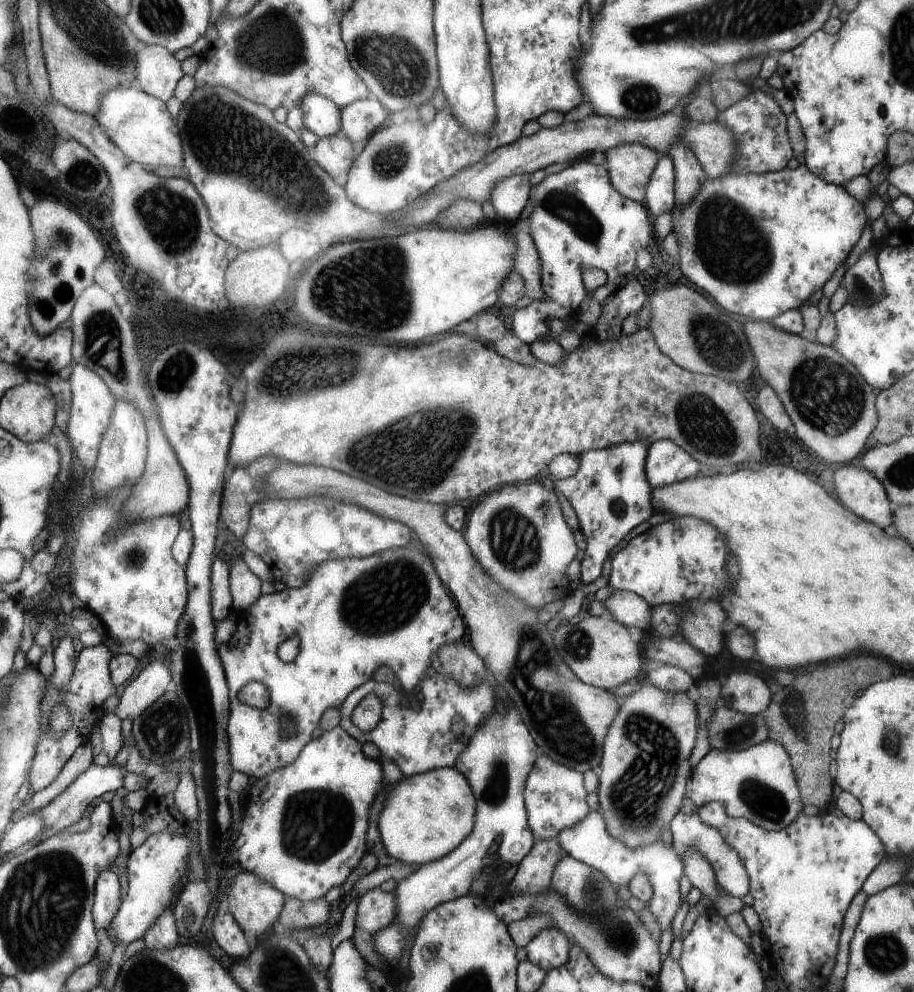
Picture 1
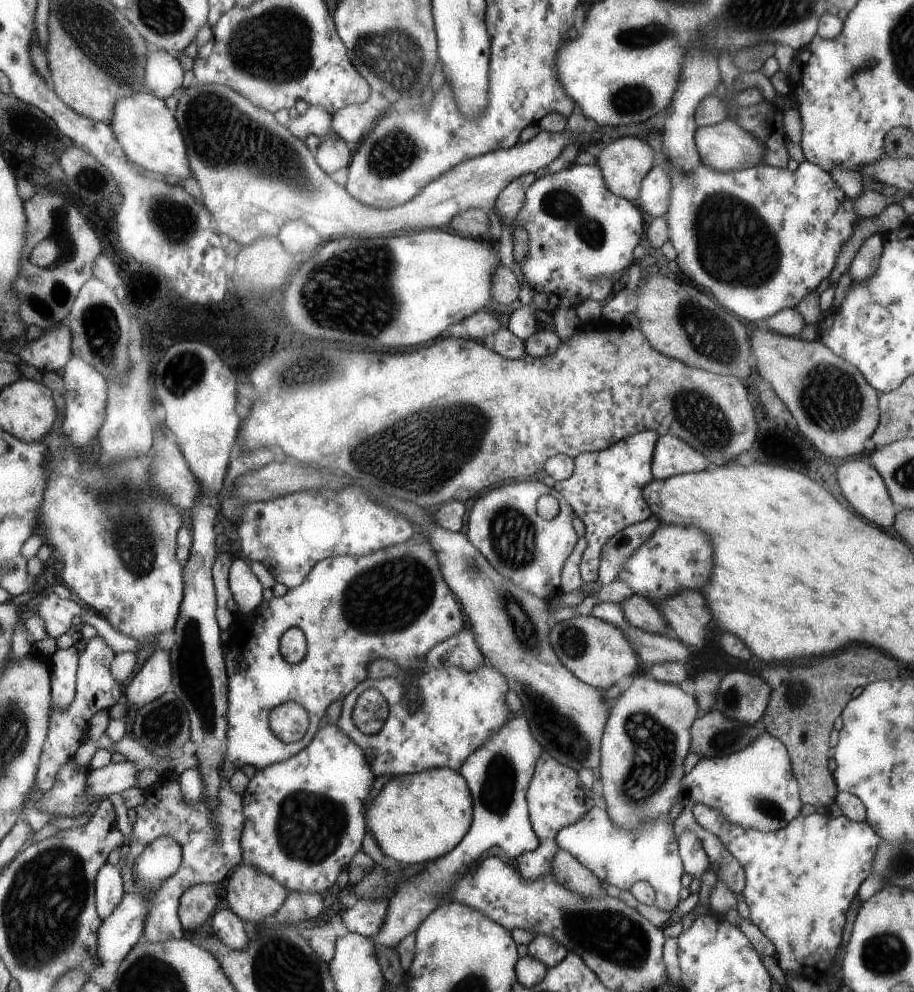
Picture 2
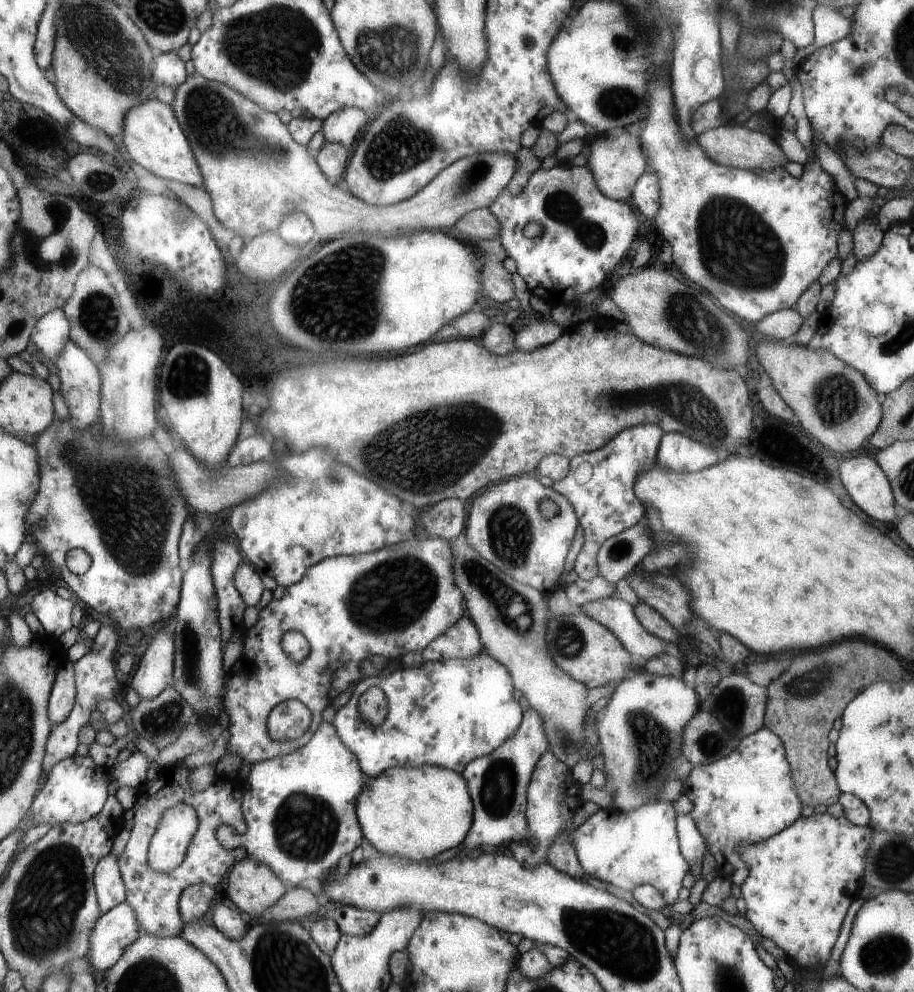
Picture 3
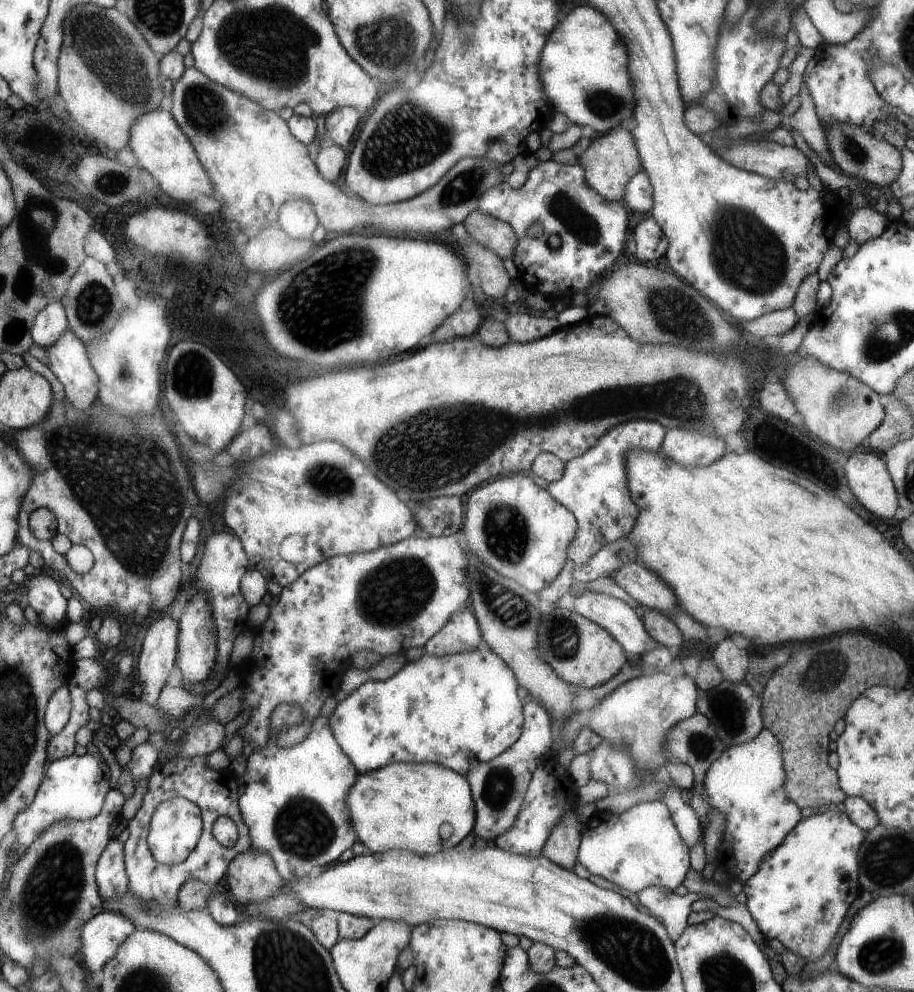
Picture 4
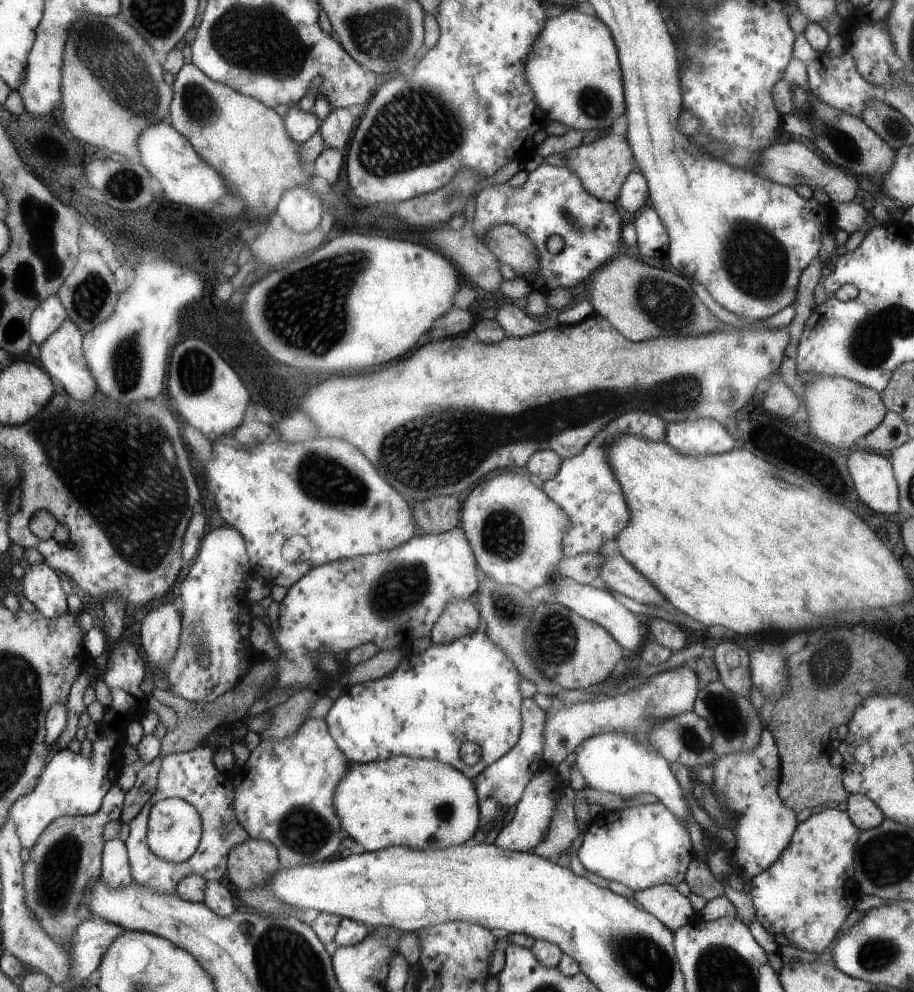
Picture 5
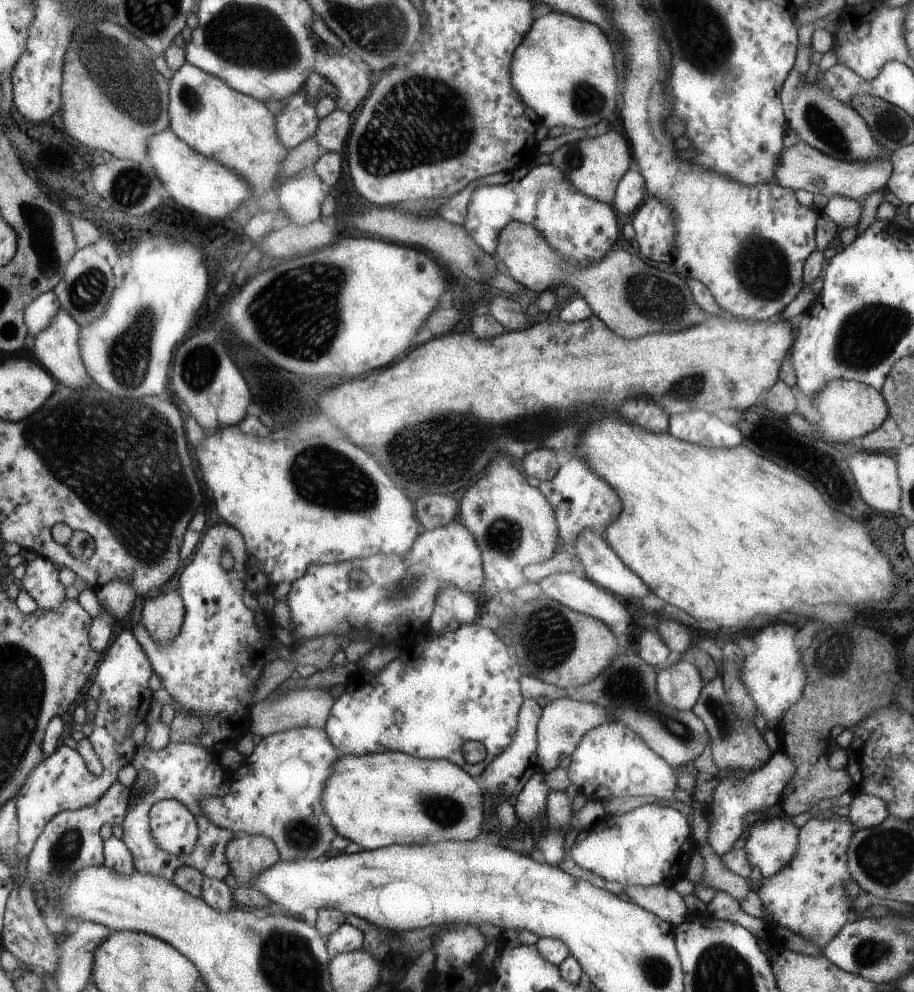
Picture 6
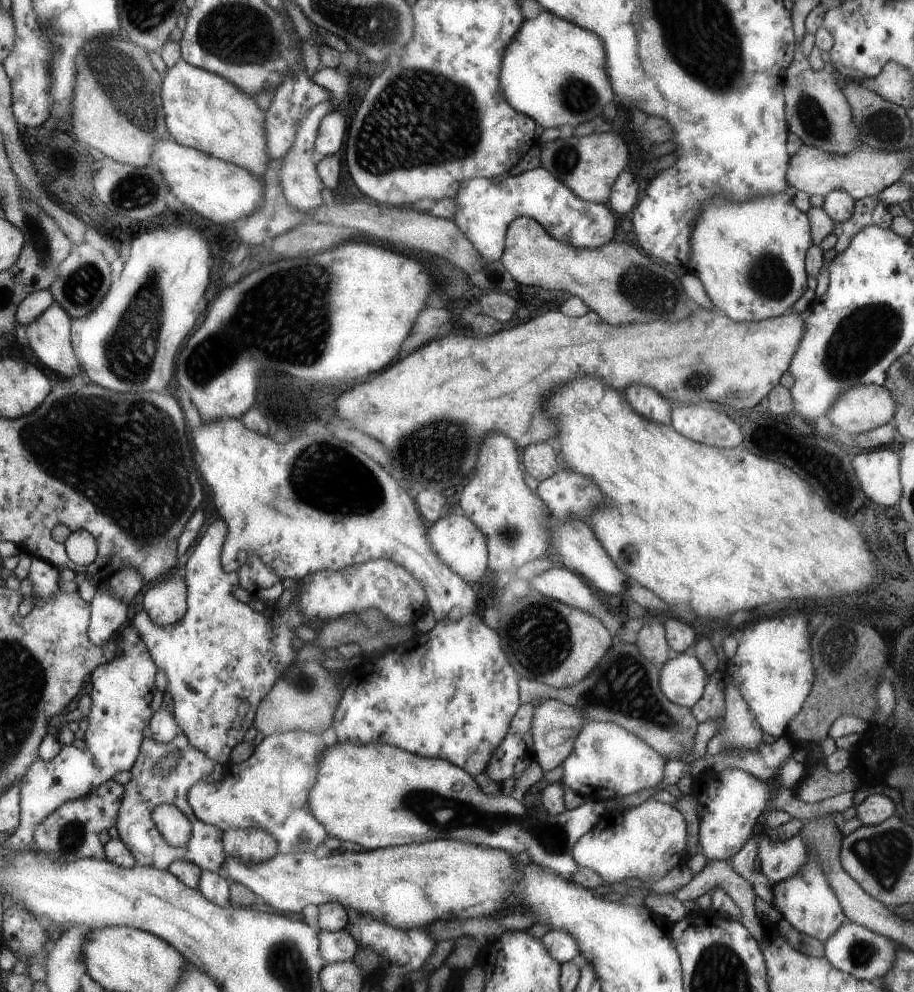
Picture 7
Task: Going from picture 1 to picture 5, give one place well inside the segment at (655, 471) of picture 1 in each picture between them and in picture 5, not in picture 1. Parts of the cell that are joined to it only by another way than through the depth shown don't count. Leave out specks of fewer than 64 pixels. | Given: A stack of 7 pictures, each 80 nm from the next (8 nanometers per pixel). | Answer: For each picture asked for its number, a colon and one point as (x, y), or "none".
2: (671, 457)
3: (676, 452)
4: (688, 448)
5: (702, 436)

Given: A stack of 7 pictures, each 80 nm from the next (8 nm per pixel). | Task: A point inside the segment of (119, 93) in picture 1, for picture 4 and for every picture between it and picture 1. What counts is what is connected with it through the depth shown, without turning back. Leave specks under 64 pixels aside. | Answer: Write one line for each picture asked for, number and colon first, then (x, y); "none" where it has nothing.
2: (149, 132)
3: (152, 136)
4: (161, 146)

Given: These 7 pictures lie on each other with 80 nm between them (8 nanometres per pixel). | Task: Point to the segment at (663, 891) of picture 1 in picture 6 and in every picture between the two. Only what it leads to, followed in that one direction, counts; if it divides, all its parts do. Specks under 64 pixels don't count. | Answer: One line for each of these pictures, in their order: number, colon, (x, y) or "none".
2: (650, 853)
3: (641, 847)
4: (640, 847)
5: (645, 845)
6: (648, 845)

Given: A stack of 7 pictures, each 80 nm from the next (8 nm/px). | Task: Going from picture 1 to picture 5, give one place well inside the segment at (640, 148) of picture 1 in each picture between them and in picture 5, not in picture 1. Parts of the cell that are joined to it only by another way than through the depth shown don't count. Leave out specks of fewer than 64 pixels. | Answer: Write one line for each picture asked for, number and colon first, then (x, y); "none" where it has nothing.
2: (624, 162)
3: (617, 160)
4: (610, 162)
5: (602, 165)

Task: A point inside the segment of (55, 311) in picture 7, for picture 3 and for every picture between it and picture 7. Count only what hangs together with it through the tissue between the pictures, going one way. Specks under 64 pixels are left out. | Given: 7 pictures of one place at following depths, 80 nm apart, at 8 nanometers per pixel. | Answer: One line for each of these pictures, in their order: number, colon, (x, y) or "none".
3: (82, 383)
4: (69, 360)
5: (62, 354)
6: (57, 349)

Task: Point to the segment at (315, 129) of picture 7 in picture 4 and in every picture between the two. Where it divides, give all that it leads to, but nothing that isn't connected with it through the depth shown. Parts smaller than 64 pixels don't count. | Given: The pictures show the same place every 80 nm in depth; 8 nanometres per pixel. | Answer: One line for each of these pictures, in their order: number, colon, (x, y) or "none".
4: (298, 218)
5: (301, 209)
6: (301, 196)

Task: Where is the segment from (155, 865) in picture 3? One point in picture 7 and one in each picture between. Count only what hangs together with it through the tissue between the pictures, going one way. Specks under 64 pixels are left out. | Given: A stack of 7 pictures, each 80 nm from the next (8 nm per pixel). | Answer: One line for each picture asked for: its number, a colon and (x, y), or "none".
4: (176, 827)
5: (175, 831)
6: (175, 828)
7: (176, 828)

